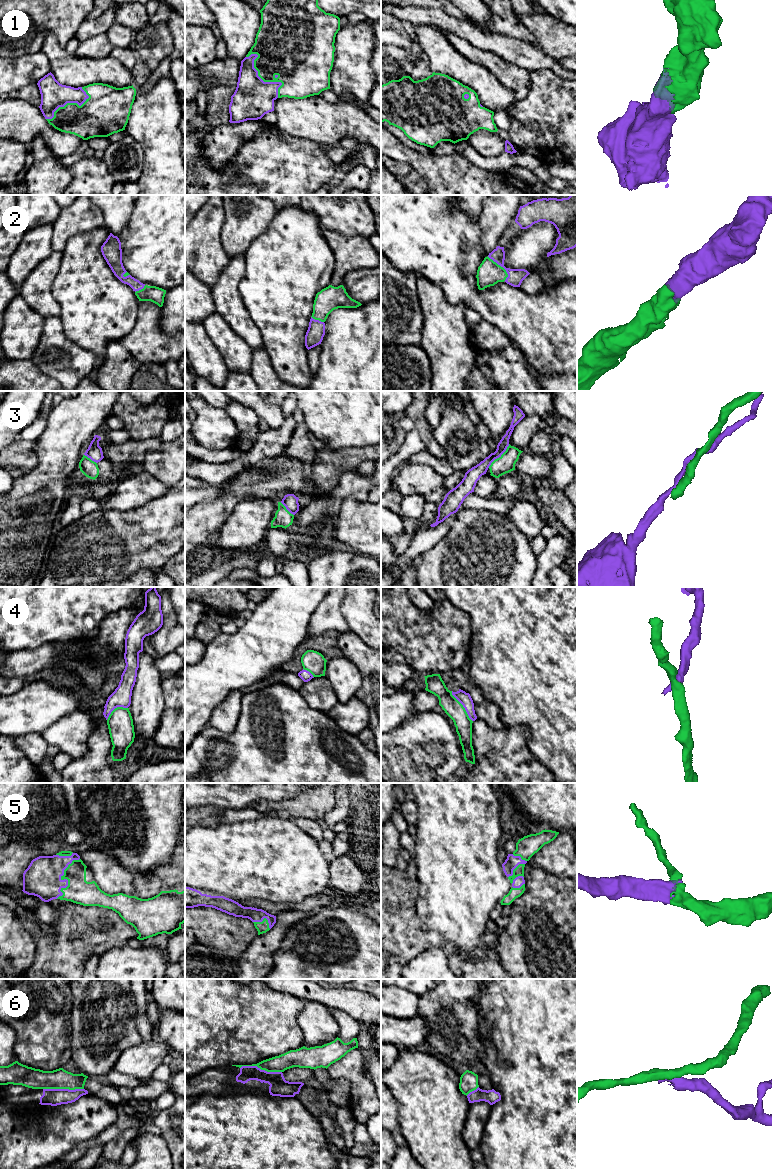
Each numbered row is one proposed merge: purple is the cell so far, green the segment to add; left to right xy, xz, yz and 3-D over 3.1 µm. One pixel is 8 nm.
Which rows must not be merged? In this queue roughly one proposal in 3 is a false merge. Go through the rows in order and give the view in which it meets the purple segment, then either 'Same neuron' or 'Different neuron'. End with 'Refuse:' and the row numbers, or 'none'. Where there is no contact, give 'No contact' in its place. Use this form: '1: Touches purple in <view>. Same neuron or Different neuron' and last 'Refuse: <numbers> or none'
1: Touches purple in xz. Same neuron
2: Touches purple in yz. Same neuron
3: Touches purple in yz. Different neuron
4: Touches purple in yz. Different neuron
5: Touches purple in xy. Same neuron
6: Touches purple in xz. Different neuron
Refuse: 3, 4, 6

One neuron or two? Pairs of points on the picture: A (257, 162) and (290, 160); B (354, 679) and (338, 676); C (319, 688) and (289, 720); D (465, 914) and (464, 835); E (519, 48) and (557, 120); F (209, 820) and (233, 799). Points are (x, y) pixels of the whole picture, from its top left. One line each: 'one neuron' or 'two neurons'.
A: one neuron
B: one neuron
C: two neurons
D: one neuron
E: two neurons
F: two neurons

